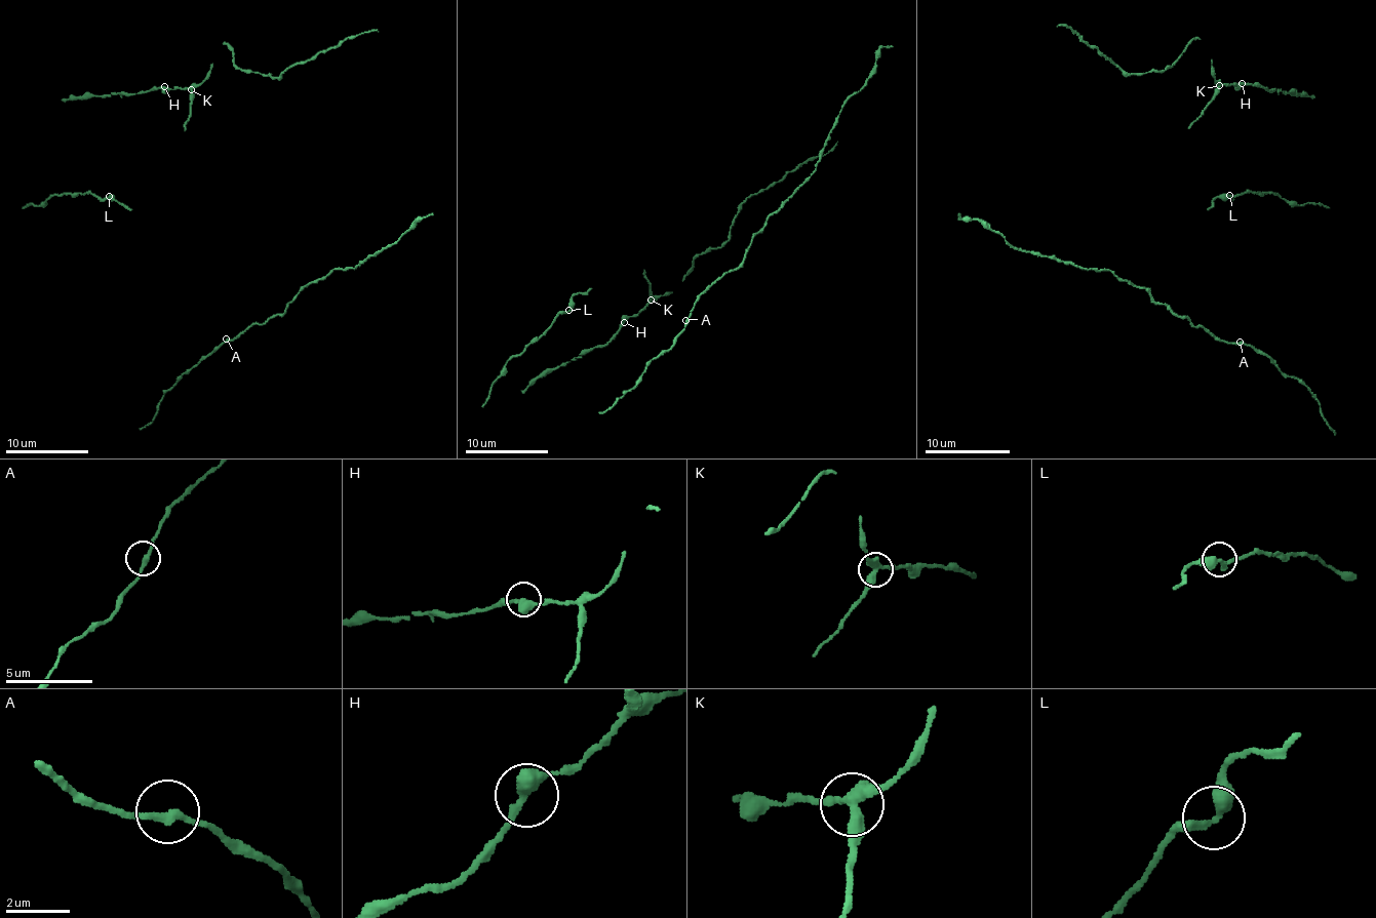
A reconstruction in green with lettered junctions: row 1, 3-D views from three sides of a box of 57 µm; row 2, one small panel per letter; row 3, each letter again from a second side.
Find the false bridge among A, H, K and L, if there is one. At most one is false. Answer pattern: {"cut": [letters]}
{"cut": ["K"]}

